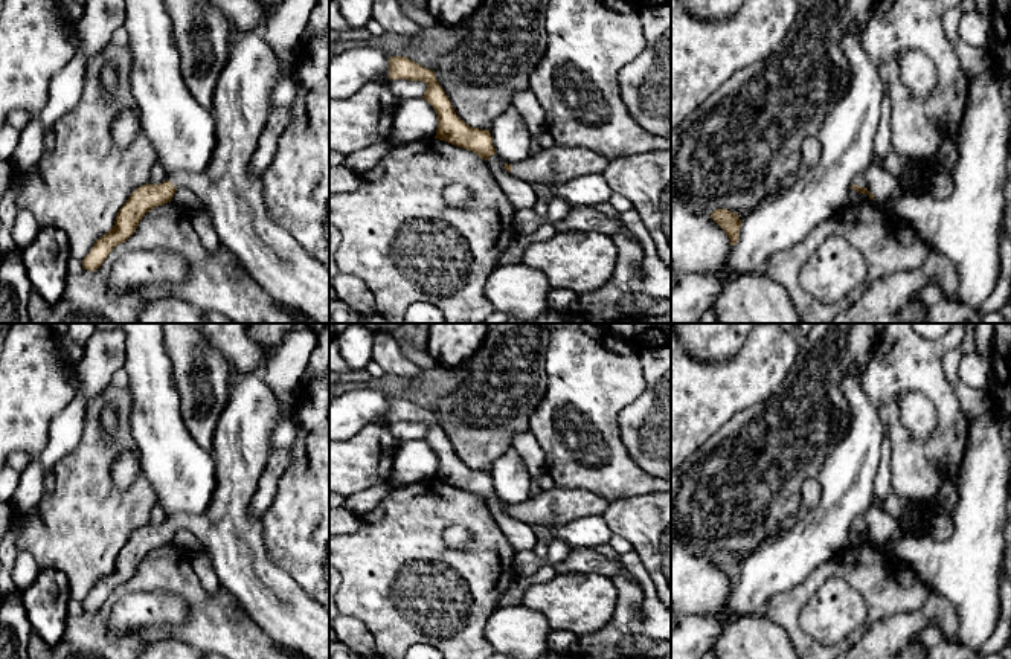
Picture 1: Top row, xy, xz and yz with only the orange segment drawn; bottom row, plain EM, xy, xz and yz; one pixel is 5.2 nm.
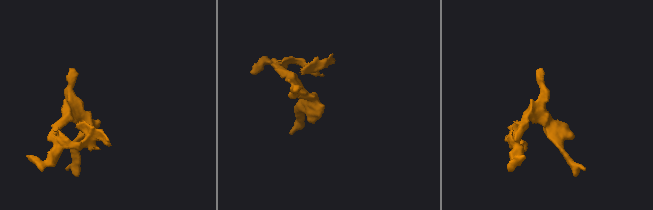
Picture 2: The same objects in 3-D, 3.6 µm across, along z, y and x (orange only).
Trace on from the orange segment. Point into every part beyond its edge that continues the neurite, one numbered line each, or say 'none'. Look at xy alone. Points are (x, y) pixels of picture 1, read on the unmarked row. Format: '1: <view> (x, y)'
1: xy (241, 446)

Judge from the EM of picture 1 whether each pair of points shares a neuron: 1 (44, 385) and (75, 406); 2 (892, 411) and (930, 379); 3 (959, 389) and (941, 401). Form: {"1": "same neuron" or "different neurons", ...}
{"1": "different neurons", "2": "same neuron", "3": "different neurons"}

